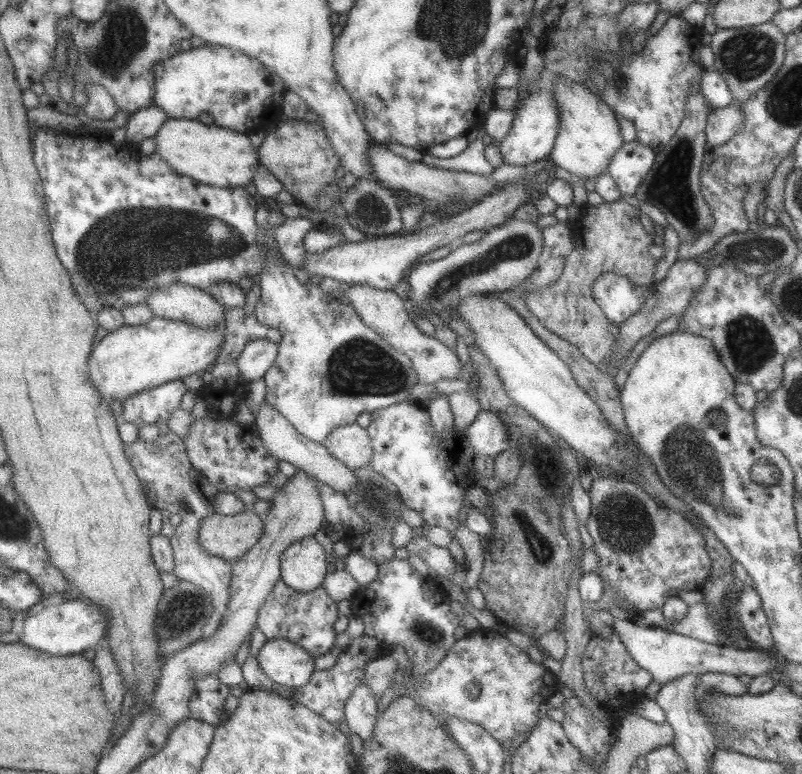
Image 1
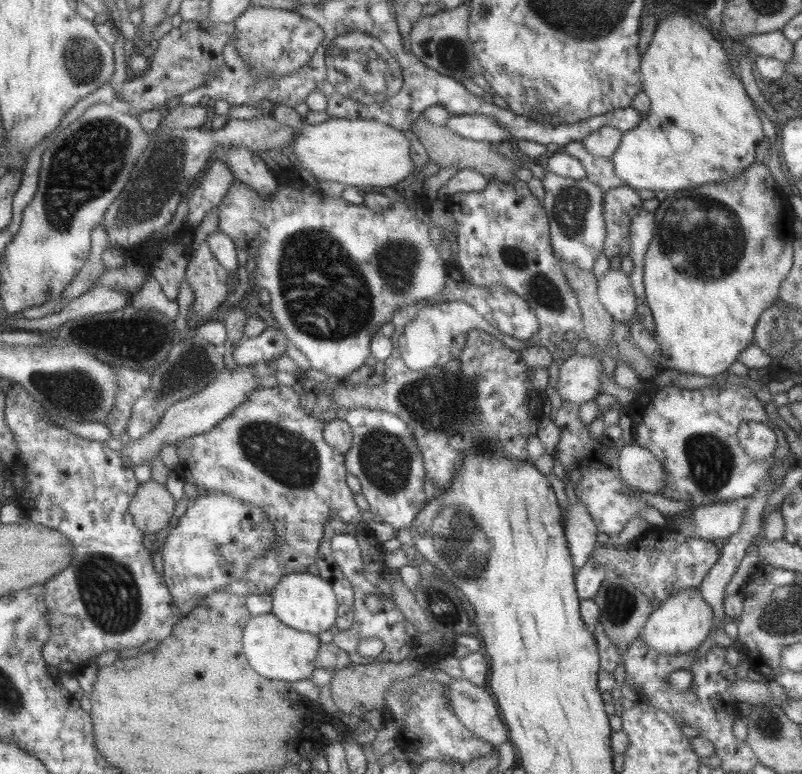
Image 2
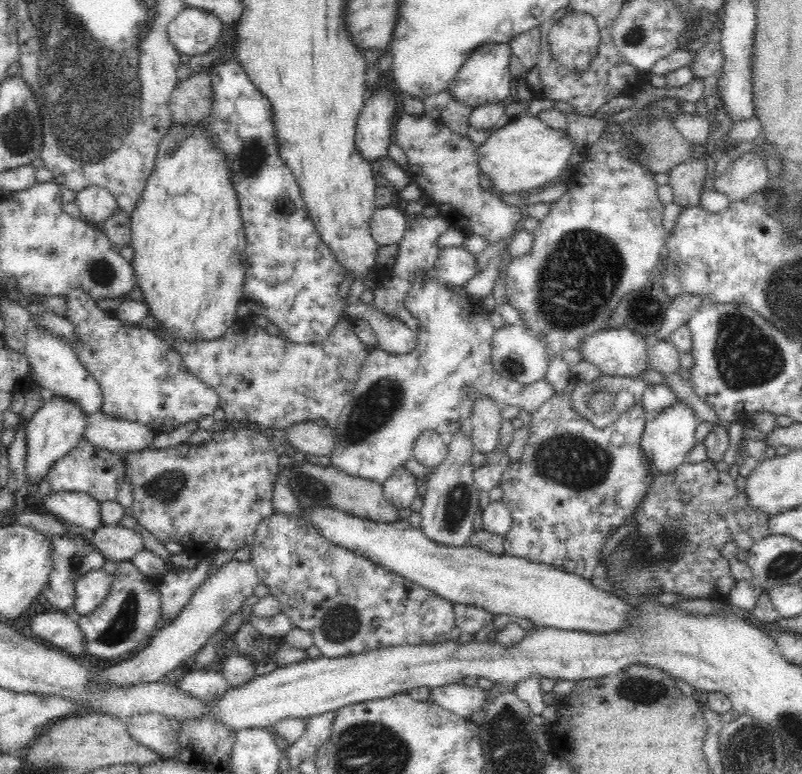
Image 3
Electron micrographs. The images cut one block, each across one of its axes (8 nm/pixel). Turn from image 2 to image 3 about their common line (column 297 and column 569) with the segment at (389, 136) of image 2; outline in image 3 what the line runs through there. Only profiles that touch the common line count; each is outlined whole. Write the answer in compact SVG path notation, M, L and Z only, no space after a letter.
M521 114L512 120L505 120L503 127L492 131L484 142L477 145L477 163L481 174L488 176L491 189L504 194L514 194L519 198L528 194L530 190L544 187L556 177L560 177L561 173L568 169L567 162L574 147L576 147L575 143L567 135L567 131L550 128L537 116Z

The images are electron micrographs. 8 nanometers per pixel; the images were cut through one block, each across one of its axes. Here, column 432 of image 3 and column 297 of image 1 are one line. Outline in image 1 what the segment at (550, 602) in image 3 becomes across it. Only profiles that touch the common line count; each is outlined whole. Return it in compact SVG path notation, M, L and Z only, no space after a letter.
M307 536L282 553L281 579L292 590L312 592L323 586L330 560L314 536Z

